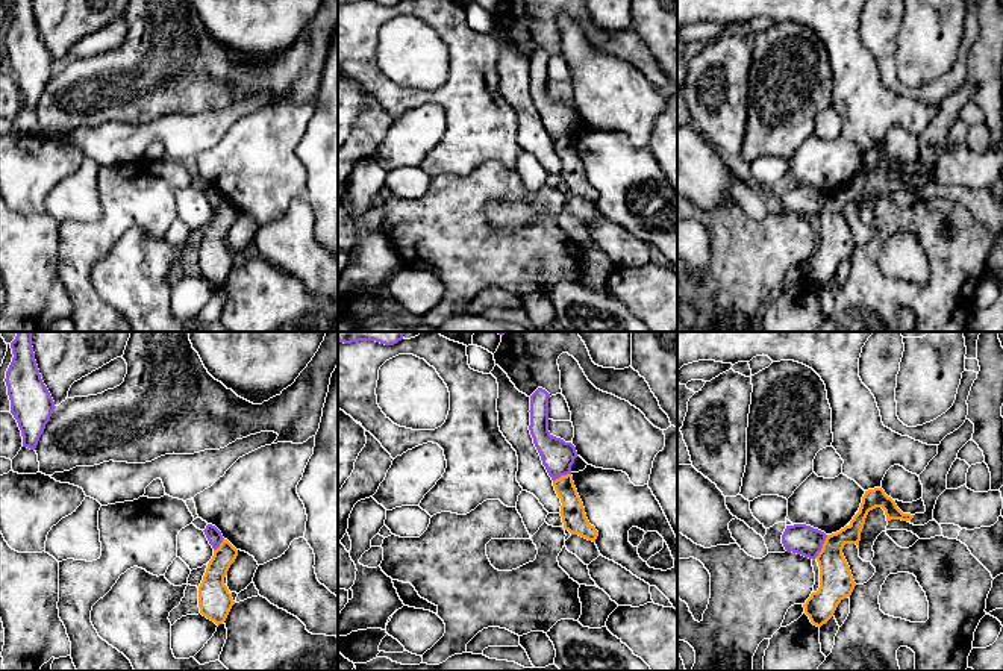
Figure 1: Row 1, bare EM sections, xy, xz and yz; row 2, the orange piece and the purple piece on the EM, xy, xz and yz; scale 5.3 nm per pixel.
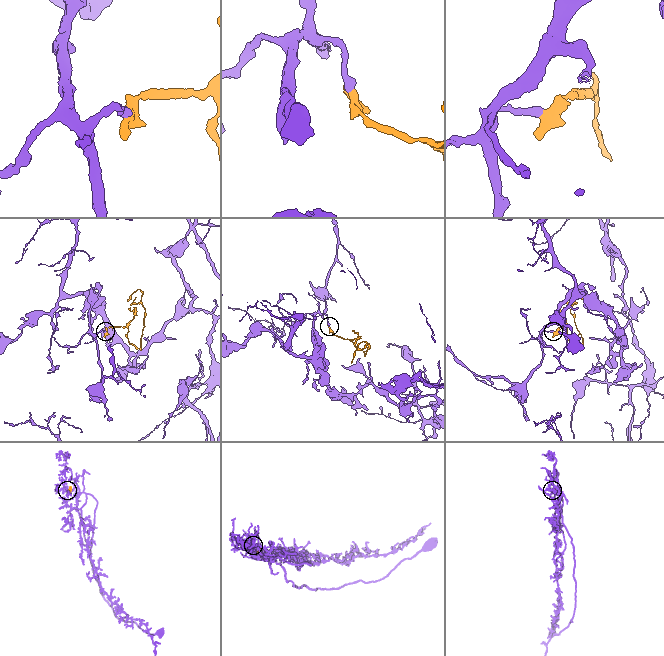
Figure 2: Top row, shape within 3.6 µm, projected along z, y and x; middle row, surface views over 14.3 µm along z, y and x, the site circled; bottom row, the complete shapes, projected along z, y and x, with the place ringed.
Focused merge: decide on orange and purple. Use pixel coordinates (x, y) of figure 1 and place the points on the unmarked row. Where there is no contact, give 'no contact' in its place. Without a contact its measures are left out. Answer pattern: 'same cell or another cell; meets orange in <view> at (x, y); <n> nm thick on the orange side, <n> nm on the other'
another cell; meets orange in yz at (823, 208); 180 nm thick on the orange side, 160 nm on the other

